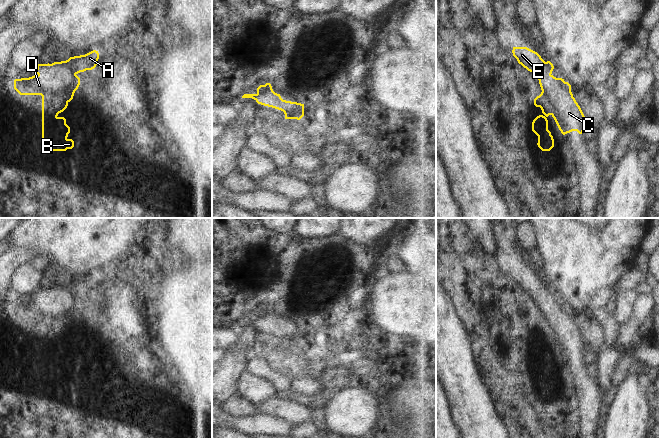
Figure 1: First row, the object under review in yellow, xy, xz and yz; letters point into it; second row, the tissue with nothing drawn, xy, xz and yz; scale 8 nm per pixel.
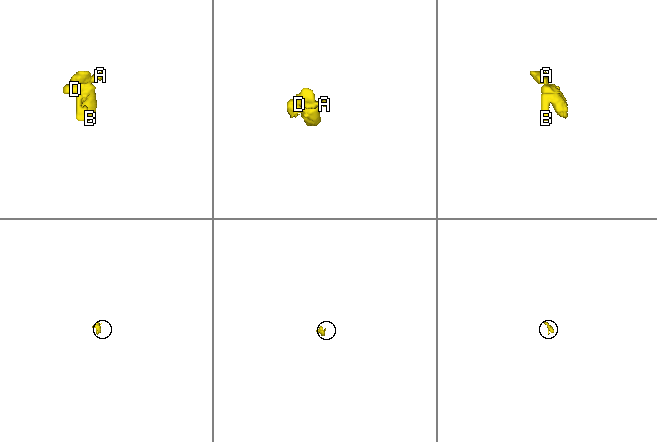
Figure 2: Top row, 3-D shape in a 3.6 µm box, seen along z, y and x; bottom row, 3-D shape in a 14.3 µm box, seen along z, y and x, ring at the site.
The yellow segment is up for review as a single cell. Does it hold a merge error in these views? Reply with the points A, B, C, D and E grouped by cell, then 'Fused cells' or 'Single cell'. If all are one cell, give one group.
Groups: A B C D E. Single cell.

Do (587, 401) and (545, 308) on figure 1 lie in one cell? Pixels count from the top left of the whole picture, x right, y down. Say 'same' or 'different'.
same

